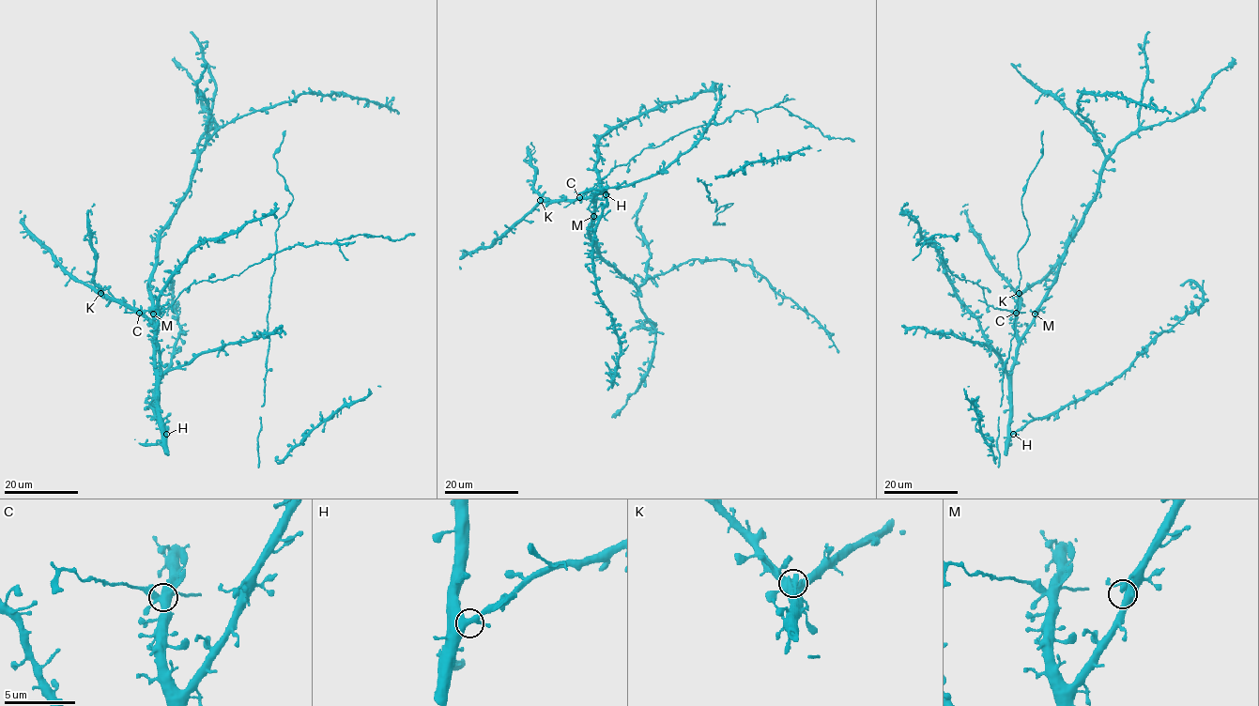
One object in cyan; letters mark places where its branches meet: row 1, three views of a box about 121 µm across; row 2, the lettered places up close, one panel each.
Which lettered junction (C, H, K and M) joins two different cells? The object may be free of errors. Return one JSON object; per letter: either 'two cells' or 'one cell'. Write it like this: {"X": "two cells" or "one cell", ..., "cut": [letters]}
{"C": "two cells", "H": "one cell", "K": "one cell", "M": "one cell", "cut": ["C"]}

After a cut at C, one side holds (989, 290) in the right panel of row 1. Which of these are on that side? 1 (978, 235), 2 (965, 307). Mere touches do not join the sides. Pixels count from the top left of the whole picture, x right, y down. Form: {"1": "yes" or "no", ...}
{"1": "no", "2": "no"}

